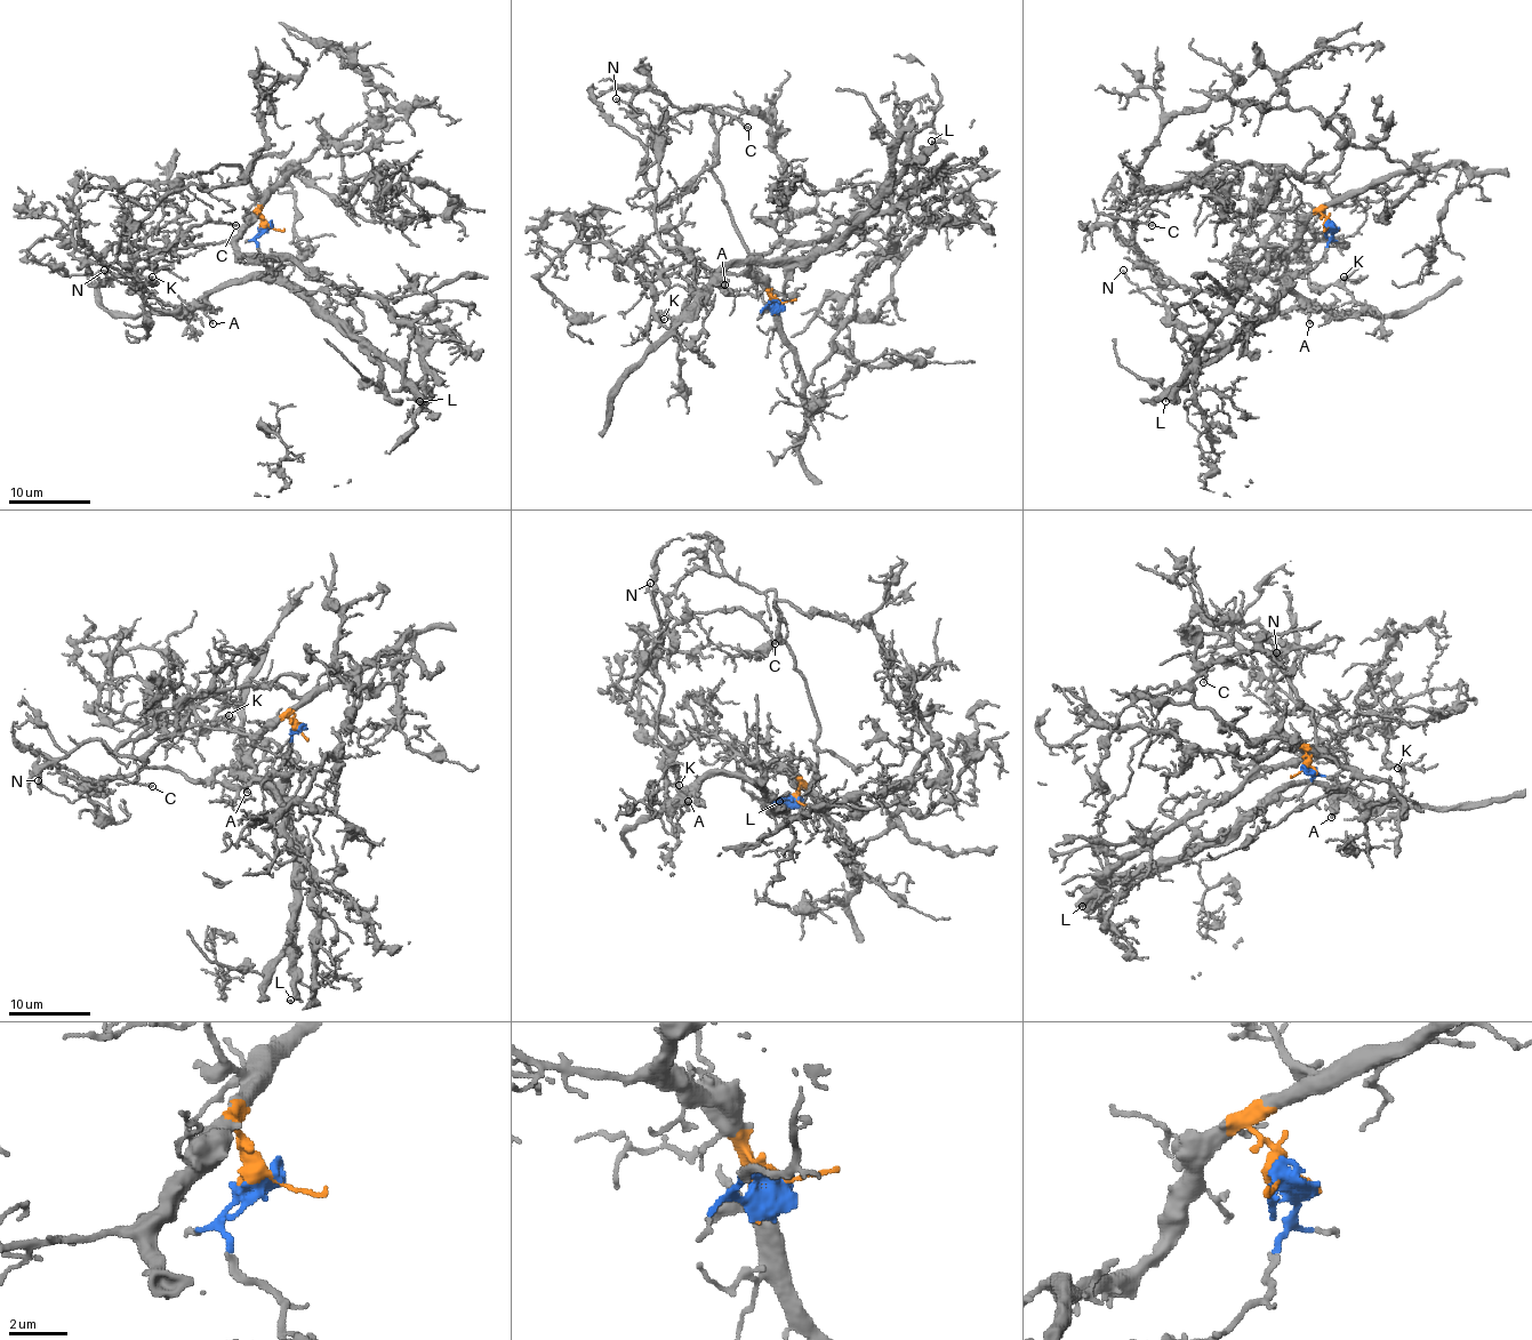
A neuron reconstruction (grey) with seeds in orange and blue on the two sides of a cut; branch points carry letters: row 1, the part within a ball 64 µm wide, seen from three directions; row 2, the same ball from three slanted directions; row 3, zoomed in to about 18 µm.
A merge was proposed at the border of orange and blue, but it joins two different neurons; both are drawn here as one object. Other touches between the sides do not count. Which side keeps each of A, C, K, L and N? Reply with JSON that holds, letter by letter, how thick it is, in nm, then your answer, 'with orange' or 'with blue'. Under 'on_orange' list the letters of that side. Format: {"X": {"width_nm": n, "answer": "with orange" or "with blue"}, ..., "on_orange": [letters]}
{"A": {"width_nm": 150, "answer": "with blue"}, "C": {"width_nm": 140, "answer": "with blue"}, "K": {"width_nm": 160, "answer": "with orange"}, "L": {"width_nm": 320, "answer": "with blue"}, "N": {"width_nm": 110, "answer": "with orange"}, "on_orange": ["K", "N"]}

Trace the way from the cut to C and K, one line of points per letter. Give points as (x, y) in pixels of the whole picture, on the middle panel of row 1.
C: (777, 304), (785, 271), (756, 263), (702, 291), (647, 181), (663, 120), (704, 107), (748, 128)
K: (777, 304), (761, 281), (748, 275), (681, 263), (644, 283), (652, 287), (652, 313), (658, 320), (665, 318)

